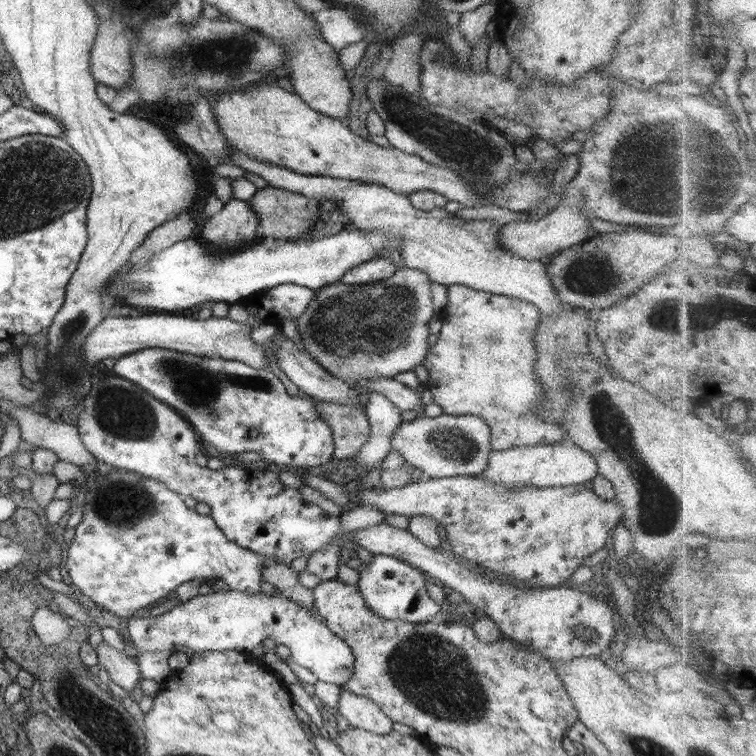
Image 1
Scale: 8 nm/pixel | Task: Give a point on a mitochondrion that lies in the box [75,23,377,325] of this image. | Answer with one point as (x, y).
(228, 55)

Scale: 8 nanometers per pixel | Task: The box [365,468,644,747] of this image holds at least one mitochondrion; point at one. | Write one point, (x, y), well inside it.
(431, 673)

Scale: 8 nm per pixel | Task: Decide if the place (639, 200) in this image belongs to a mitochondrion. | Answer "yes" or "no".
yes

